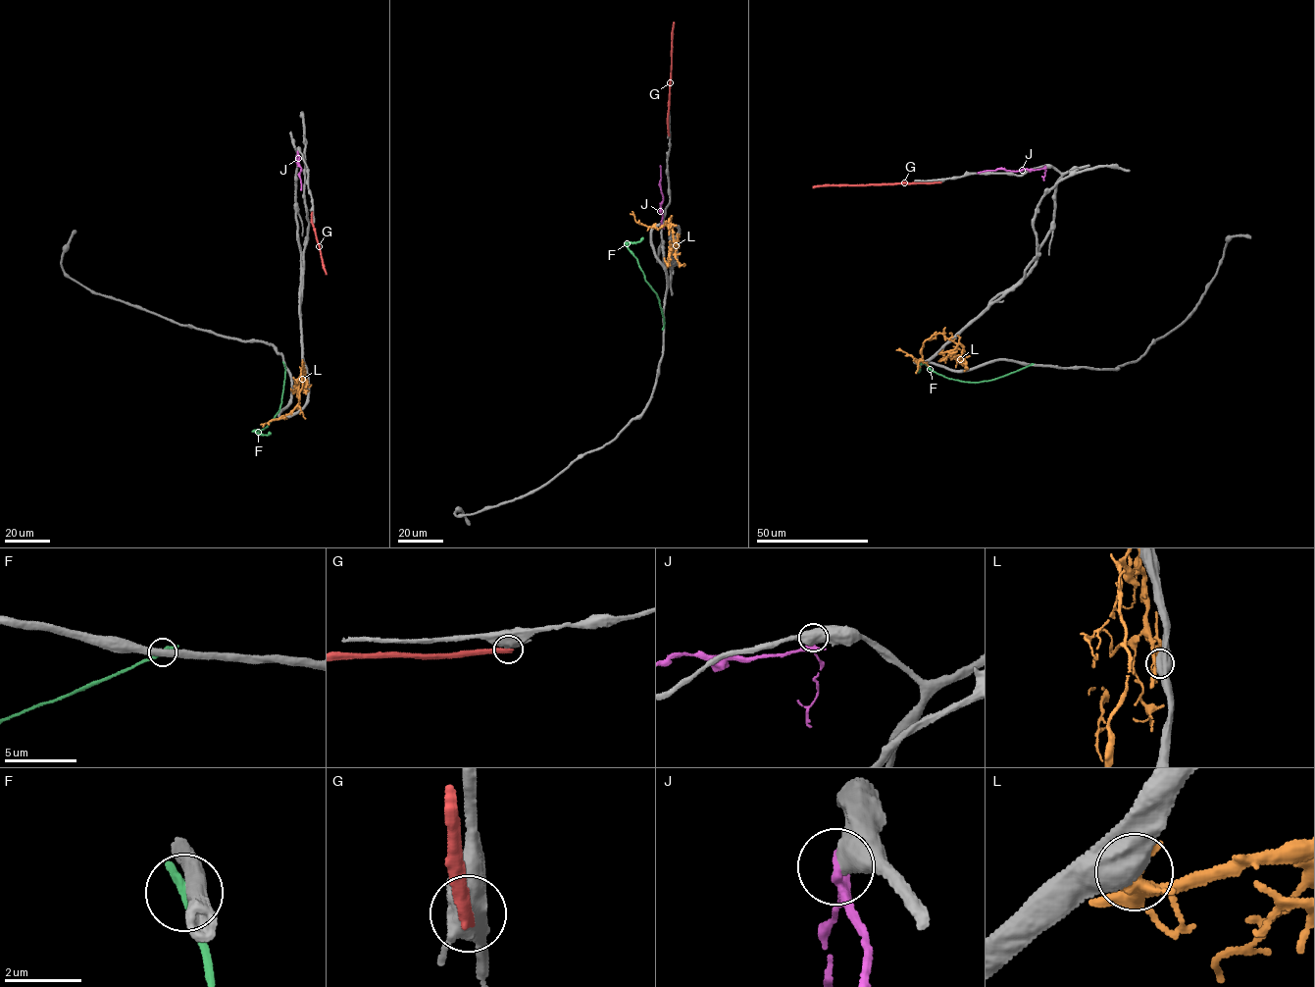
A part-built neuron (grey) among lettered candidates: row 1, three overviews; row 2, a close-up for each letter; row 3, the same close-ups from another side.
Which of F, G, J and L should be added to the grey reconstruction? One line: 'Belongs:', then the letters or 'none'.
Belongs: none

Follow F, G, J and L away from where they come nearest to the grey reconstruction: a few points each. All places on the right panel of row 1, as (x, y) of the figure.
F: (1031, 364), (975, 383), (947, 378), (921, 363), (919, 372), (916, 370)
G: (940, 182), (813, 186)
J: (1044, 167), (978, 173)
L: (941, 351), (952, 351), (957, 344), (942, 334), (934, 334), (923, 342), (919, 361), (896, 350)

